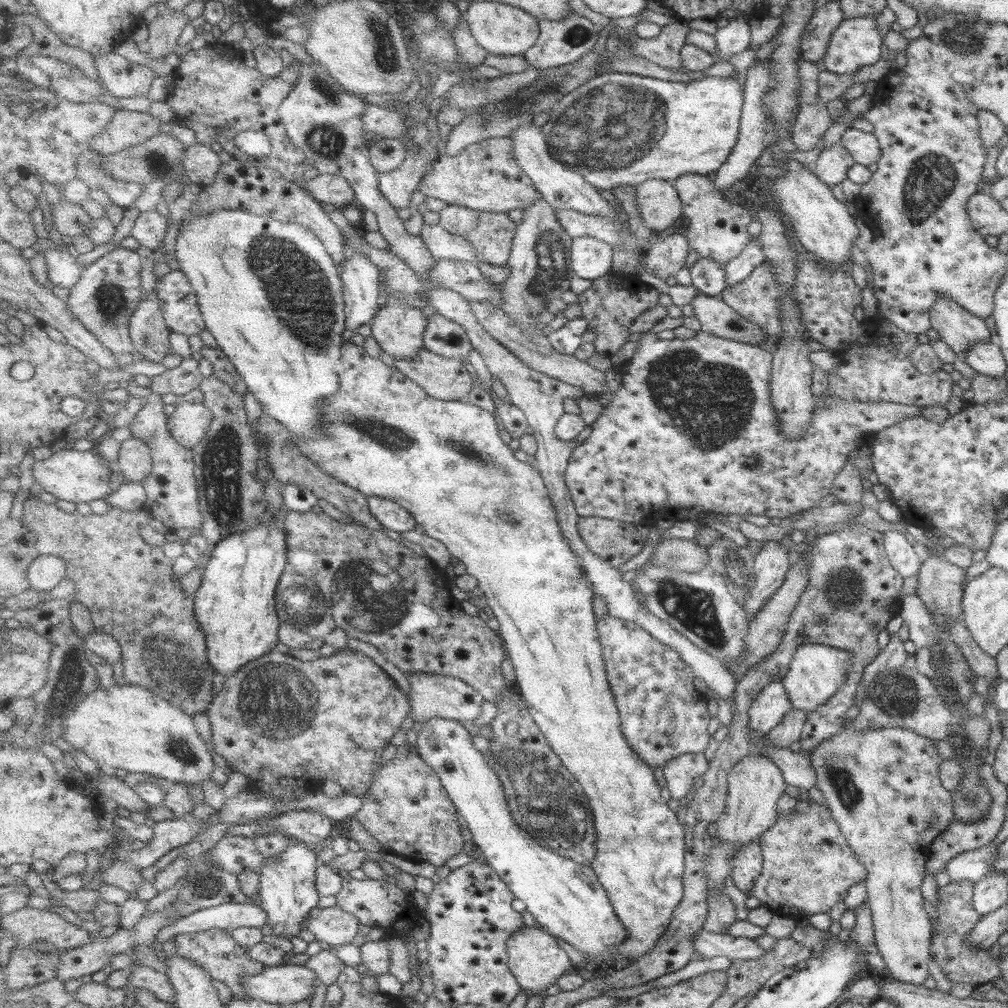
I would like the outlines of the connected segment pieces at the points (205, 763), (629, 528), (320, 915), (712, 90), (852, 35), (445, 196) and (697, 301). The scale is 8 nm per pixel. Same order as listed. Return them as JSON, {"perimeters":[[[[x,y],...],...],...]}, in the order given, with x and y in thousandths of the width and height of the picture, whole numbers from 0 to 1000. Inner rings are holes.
{"perimeters":[[[[123,677],[123,679],[120,680],[113,679],[111,682],[106,684],[100,683],[89,687],[86,690],[84,690],[84,692],[81,692],[77,696],[76,702],[72,703],[70,710],[68,710],[68,712],[64,712],[63,722],[65,722],[65,725],[62,728],[62,730],[63,730],[63,733],[69,737],[76,746],[83,747],[84,750],[88,751],[92,755],[95,755],[99,762],[112,765],[116,762],[121,762],[127,766],[140,766],[166,773],[170,777],[186,777],[194,780],[199,776],[199,774],[207,774],[209,772],[209,766],[211,766],[213,761],[215,761],[213,756],[211,756],[211,750],[209,750],[207,742],[205,742],[205,736],[197,730],[197,726],[195,726],[195,722],[193,722],[193,718],[191,718],[190,709],[186,708],[180,701],[166,696],[166,694],[162,691],[155,689],[142,680],[132,680]]],[[[576,512],[573,526],[582,543],[610,563],[632,552],[640,538],[629,519],[592,512]]],[[[336,898],[330,900],[313,900],[308,905],[306,923],[316,937],[325,937],[328,941],[338,937],[348,937],[356,927],[357,913],[340,903]]],[[[598,72],[586,77],[580,83],[576,84],[570,91],[561,93],[553,103],[546,107],[545,121],[538,125],[539,135],[541,135],[544,144],[546,144],[546,152],[556,160],[562,160],[563,166],[574,173],[577,173],[588,185],[600,188],[608,188],[609,187],[624,184],[631,186],[637,181],[646,178],[663,178],[669,179],[677,176],[678,173],[694,173],[700,174],[701,171],[709,171],[720,157],[723,155],[727,147],[727,139],[731,136],[731,121],[733,121],[733,109],[735,105],[735,87],[725,76],[688,76],[686,81],[666,81],[662,79],[654,79],[644,75],[634,75],[633,73],[624,72]]],[[[842,18],[832,22],[832,25],[822,38],[820,52],[814,58],[818,70],[826,73],[848,73],[856,65],[864,65],[872,61],[874,36],[868,20],[865,18]]],[[[505,136],[485,137],[463,145],[453,155],[438,154],[428,173],[419,177],[415,188],[424,195],[436,196],[445,203],[485,210],[521,210],[532,198],[541,196],[515,165],[508,142],[509,139]]],[[[692,290],[684,303],[692,326],[697,329],[744,341],[758,338],[761,334],[760,329],[733,313],[712,294],[704,295]]]]}

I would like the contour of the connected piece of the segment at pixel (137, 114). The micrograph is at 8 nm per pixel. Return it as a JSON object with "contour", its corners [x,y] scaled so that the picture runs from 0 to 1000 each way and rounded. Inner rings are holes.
{"contour":[[[115,109],[112,123],[92,137],[89,148],[101,153],[114,153],[164,131],[168,122],[154,118],[151,111]]]}

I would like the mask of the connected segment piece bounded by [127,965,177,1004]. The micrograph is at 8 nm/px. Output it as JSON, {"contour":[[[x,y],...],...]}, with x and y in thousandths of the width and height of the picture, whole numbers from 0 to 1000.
{"contour":[[[136,957],[129,965],[126,976],[146,981],[150,983],[154,989],[164,992],[168,994],[168,996],[174,996],[176,983],[174,983],[174,978],[164,965],[154,963],[154,961],[143,957]]]}

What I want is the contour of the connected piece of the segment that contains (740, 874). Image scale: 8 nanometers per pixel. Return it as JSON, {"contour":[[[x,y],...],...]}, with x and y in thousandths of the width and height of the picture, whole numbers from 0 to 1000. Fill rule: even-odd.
{"contour":[[[751,832],[736,837],[732,841],[732,845],[728,847],[727,854],[725,854],[725,859],[724,870],[729,881],[741,888],[756,862],[756,849]]]}

